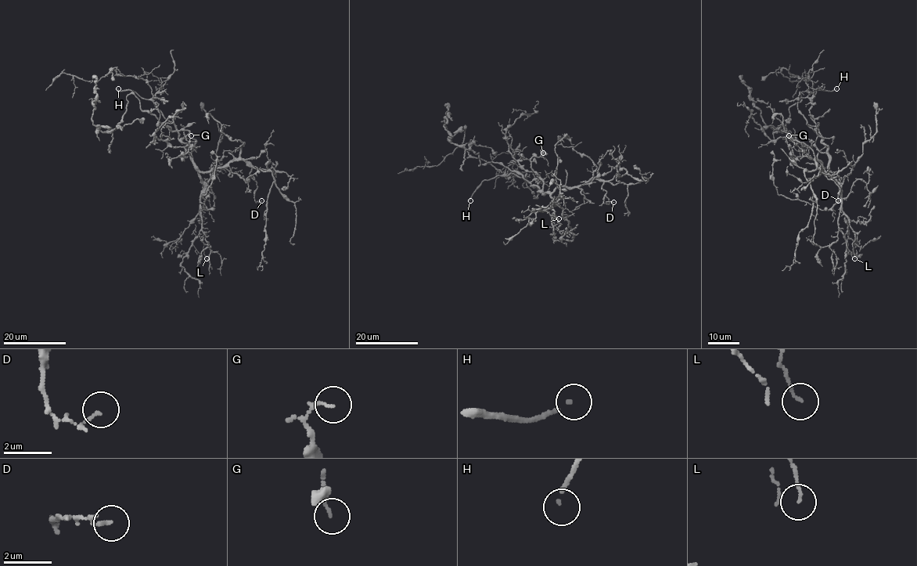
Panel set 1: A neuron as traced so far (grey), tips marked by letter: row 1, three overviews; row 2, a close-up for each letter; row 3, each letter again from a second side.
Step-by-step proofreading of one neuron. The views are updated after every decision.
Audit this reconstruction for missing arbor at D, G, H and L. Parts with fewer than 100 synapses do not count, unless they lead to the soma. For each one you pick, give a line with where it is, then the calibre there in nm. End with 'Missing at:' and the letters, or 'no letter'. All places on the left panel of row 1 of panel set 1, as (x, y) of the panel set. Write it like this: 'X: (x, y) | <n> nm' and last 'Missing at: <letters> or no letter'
H: (118, 88) | 130 nm
Missing at: H

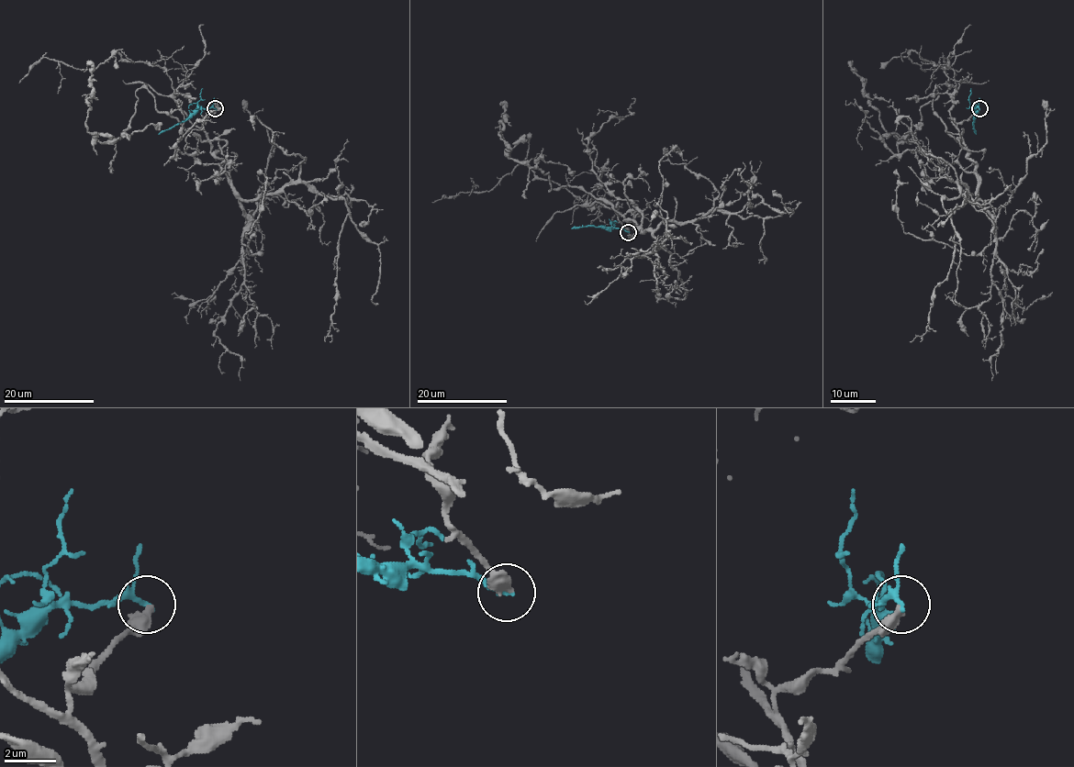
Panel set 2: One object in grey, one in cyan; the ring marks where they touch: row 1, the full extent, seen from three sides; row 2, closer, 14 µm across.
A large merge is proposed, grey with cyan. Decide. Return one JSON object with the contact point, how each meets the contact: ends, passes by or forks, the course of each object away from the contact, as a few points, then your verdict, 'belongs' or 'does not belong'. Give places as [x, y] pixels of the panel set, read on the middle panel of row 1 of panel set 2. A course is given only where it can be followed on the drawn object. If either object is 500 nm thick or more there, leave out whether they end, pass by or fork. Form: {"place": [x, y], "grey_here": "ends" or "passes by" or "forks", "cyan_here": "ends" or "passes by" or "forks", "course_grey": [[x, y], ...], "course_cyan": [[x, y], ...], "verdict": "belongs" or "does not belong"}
{"place": [628, 232], "grey_here": "ends", "cyan_here": "passes by", "course_grey": [[628, 231], [614, 210], [635, 228], [654, 230], [714, 209], [739, 212], [758, 195], [755, 206], [743, 162]], "course_cyan": [[628, 231], [609, 227], [571, 228]], "verdict": "does not belong"}

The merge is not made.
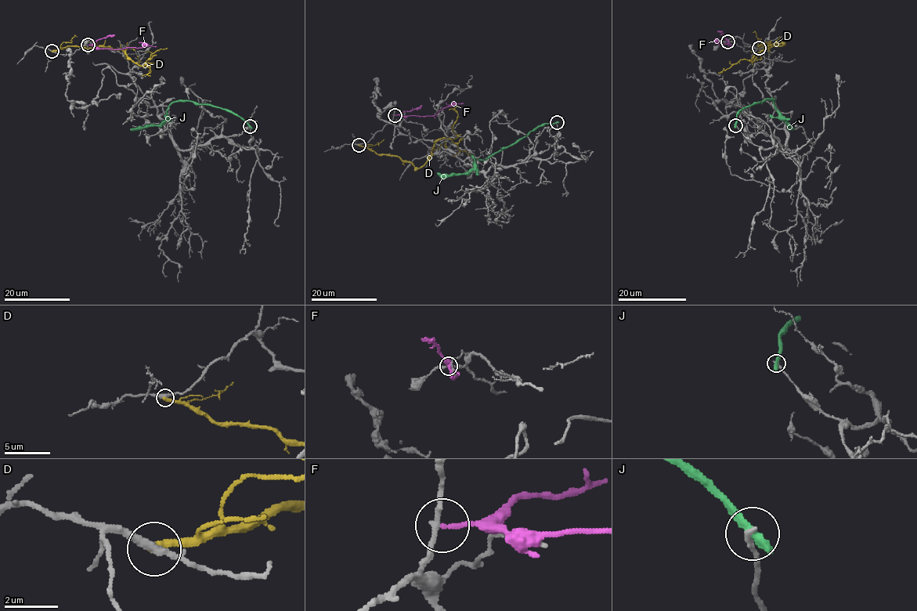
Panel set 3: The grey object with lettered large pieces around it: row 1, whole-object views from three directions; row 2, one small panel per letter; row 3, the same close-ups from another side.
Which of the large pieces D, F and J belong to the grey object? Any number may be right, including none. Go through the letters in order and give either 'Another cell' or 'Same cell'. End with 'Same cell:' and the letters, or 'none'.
D: Another cell
F: Another cell
J: Another cell
Same cell: none

